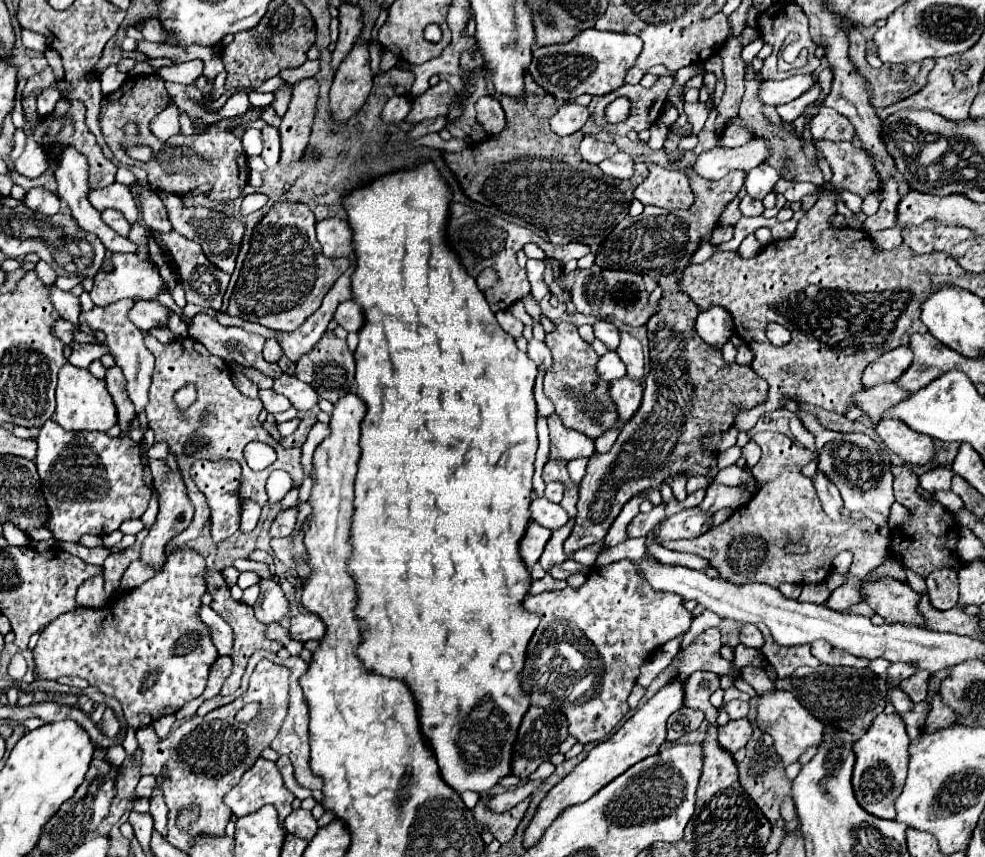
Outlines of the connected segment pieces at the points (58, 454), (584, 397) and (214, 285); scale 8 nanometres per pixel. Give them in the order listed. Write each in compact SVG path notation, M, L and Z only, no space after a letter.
M47 420L39 428L37 444L35 464L47 508L51 508L51 520L45 528L53 532L55 540L79 542L83 534L105 536L127 518L141 518L147 510L151 488L143 484L139 444L129 436L109 438L103 432L67 432Z
M571 322L557 324L557 328L547 334L545 344L551 348L553 366L545 374L543 390L545 396L555 404L557 416L561 418L565 428L583 432L589 438L599 438L607 430L617 428L619 414L615 412L615 404L611 404L609 398L611 382L601 380L599 374L595 372L595 364L599 356L595 354L591 344L579 336L577 326Z
M169 232L169 234L161 234L175 266L177 266L177 272L179 272L179 278L183 282L183 288L185 288L185 294L187 294L187 302L189 304L197 304L197 306L203 306L203 308L213 308L213 310L219 310L221 308L221 302L223 302L223 294L227 290L227 284L229 284L229 276L225 272L221 272L219 268L215 268L203 254L203 250L199 248L199 244L195 244L193 240L187 240L183 238L181 234L177 232Z

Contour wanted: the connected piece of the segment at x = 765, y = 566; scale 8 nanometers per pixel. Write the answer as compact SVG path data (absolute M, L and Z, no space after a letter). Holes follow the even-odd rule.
M757 432L751 440L763 450L761 460L751 468L751 474L765 486L751 498L749 504L737 508L723 522L723 528L713 528L711 534L703 534L701 538L661 542L661 546L709 560L709 564L719 572L719 578L725 578L731 584L763 582L773 588L779 588L783 582L823 582L831 570L833 558L843 550L853 552L849 572L859 578L865 578L873 568L889 560L887 538L881 536L879 530L867 532L859 524L851 524L849 520L831 520L823 512L811 478L801 474L801 466L815 456L813 452L793 444L791 438L779 432ZM787 538L791 542L805 544L807 552L799 556L785 554Z

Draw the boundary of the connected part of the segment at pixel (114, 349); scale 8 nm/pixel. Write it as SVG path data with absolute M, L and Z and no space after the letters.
M119 300L115 304L109 304L107 308L93 306L93 310L81 312L79 322L87 324L91 328L103 330L107 334L109 352L115 358L115 364L123 370L123 376L127 378L129 398L135 404L135 410L141 412L147 406L147 396L149 396L149 384L151 384L151 374L153 374L153 362L155 362L155 358L151 356L151 352L143 344L143 332L135 324L131 324L131 320L127 318L127 312L133 308L133 304L135 304L133 300Z

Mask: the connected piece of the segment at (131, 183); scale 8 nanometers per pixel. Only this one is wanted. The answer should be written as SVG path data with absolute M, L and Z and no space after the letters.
M121 166L118 168L115 181L120 184L127 185L130 189L133 188L136 184L138 184L138 179L125 166Z

